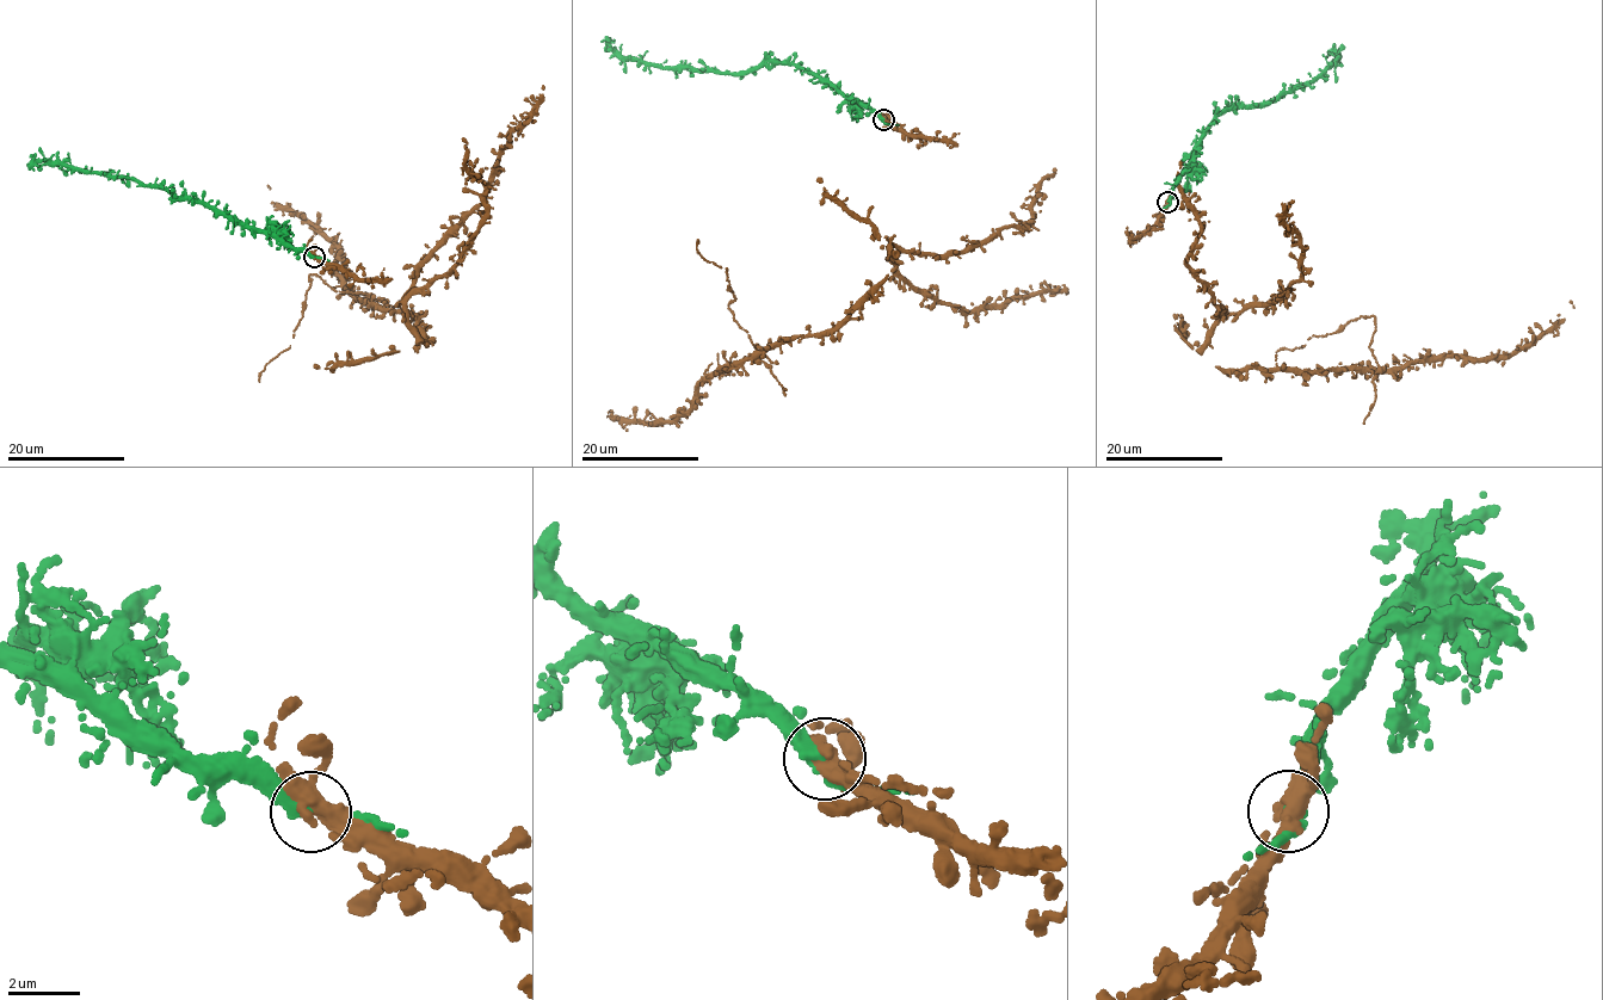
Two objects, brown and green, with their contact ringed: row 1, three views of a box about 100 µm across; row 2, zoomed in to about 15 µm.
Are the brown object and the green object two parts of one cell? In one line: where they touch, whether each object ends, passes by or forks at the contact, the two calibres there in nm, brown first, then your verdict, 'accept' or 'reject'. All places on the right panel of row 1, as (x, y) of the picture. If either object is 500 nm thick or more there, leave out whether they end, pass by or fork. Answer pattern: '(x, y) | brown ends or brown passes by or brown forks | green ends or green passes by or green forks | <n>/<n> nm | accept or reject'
(1167, 202) | brown forks | green passes by | 380/280 nm | accept

